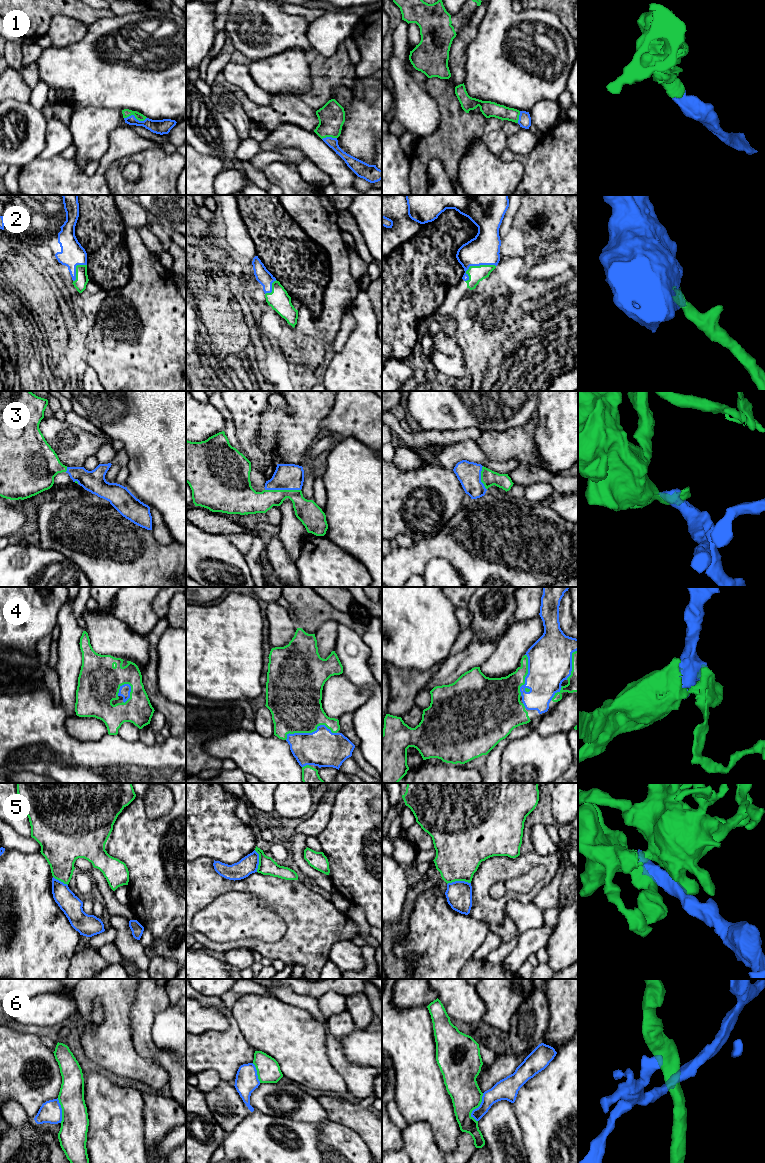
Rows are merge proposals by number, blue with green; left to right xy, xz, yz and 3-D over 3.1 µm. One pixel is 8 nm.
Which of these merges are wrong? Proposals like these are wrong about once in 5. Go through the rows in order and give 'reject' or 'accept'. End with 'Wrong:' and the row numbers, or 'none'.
1: accept
2: accept
3: accept
4: accept
5: accept
6: reject
Wrong: 6

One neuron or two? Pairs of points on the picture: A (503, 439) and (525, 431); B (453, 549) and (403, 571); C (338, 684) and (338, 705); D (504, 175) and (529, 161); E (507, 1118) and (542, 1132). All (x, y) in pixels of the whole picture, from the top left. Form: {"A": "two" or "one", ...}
{"A": "one", "B": "one", "C": "one", "D": "two", "E": "two"}

